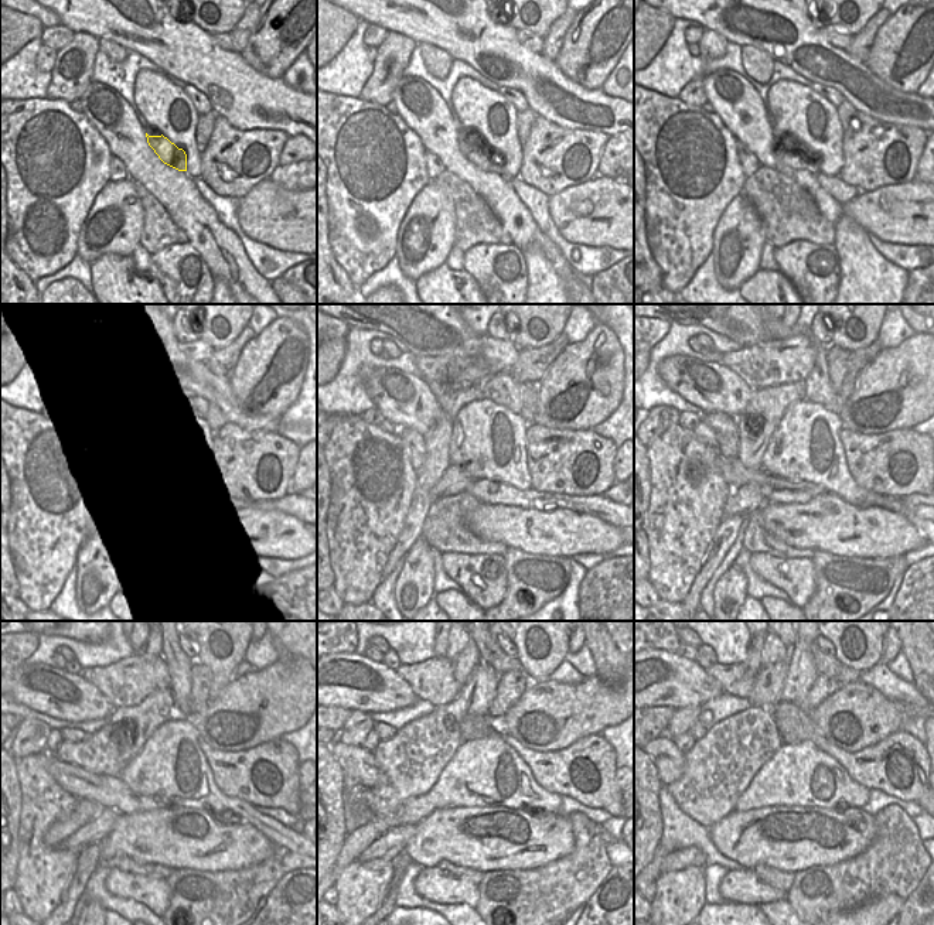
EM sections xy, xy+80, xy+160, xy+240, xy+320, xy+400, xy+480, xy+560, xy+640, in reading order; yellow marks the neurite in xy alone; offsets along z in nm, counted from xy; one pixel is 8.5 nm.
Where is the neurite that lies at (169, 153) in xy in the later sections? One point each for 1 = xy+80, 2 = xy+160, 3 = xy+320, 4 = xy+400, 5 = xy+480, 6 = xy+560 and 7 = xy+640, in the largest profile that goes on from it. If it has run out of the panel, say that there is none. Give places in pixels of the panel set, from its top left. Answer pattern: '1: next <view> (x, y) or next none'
1: next xy+80 (483, 157)
2: next xy+160 (794, 159)
3: next xy+320 (454, 480)
4: next xy+400 (747, 499)
5: next xy+480 (94, 832)
6: next xy+560 (391, 845)
7: next xy+640 (677, 860)

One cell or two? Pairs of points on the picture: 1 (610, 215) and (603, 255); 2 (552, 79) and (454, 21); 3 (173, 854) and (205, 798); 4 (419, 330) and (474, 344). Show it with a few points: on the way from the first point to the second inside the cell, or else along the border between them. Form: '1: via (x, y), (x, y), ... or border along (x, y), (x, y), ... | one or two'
1: border along (572, 242), (612, 246), (619, 251) | two
2: via (528, 72), (479, 41) | one
3: border along (166, 805), (205, 809), (217, 821) | two
4: via (433, 330), (439, 330), (460, 341) | one

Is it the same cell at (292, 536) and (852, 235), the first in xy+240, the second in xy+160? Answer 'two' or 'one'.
two

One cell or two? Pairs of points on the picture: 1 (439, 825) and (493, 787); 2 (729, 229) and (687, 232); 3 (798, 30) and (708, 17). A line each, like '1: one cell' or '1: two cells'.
1: two cells
2: two cells
3: one cell

